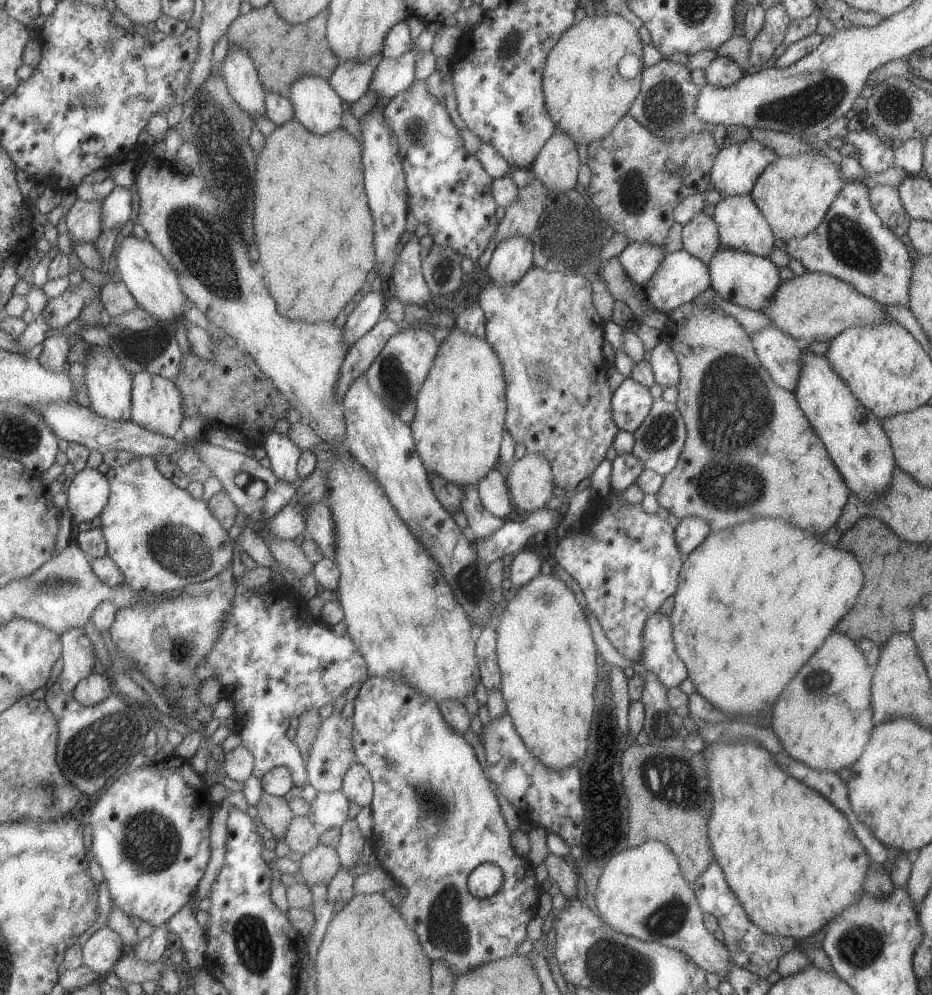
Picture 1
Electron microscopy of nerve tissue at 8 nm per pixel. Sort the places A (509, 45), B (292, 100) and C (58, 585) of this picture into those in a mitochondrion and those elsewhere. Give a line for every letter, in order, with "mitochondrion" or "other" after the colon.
A: mitochondrion
B: other
C: mitochondrion

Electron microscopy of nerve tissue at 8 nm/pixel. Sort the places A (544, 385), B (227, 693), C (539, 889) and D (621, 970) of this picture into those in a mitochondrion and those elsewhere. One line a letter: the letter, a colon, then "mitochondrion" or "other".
A: mitochondrion
B: other
C: other
D: mitochondrion

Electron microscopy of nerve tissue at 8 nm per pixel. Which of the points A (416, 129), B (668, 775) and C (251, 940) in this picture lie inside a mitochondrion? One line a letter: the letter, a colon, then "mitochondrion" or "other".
A: mitochondrion
B: mitochondrion
C: mitochondrion

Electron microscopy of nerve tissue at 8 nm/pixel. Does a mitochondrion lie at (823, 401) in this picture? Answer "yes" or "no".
no

